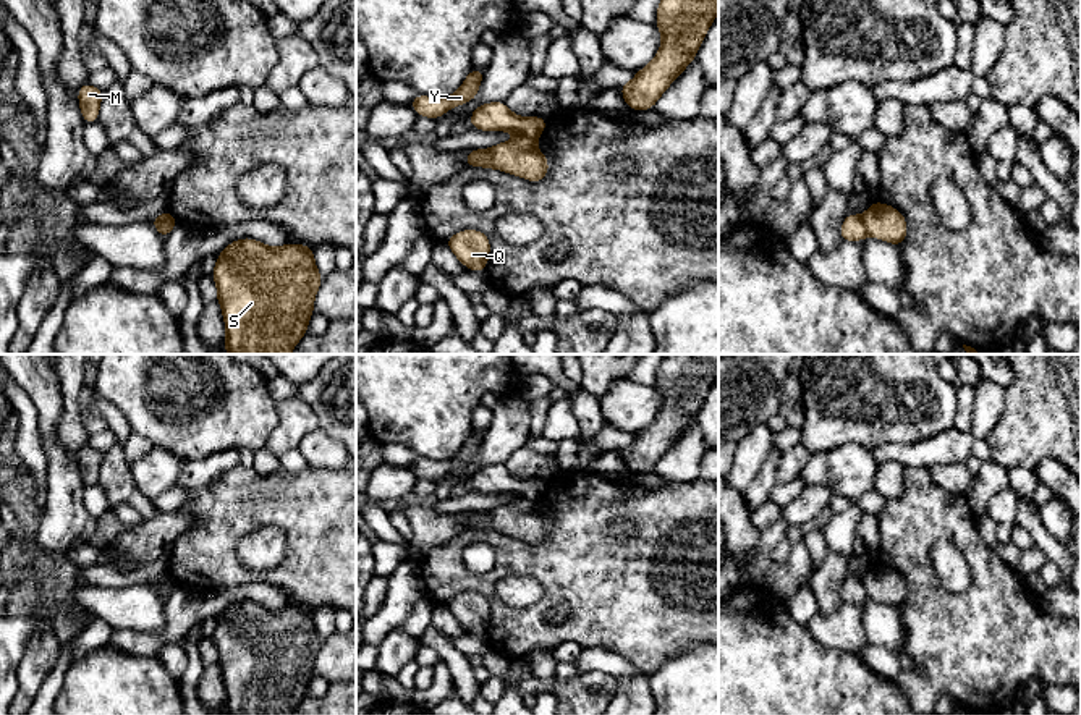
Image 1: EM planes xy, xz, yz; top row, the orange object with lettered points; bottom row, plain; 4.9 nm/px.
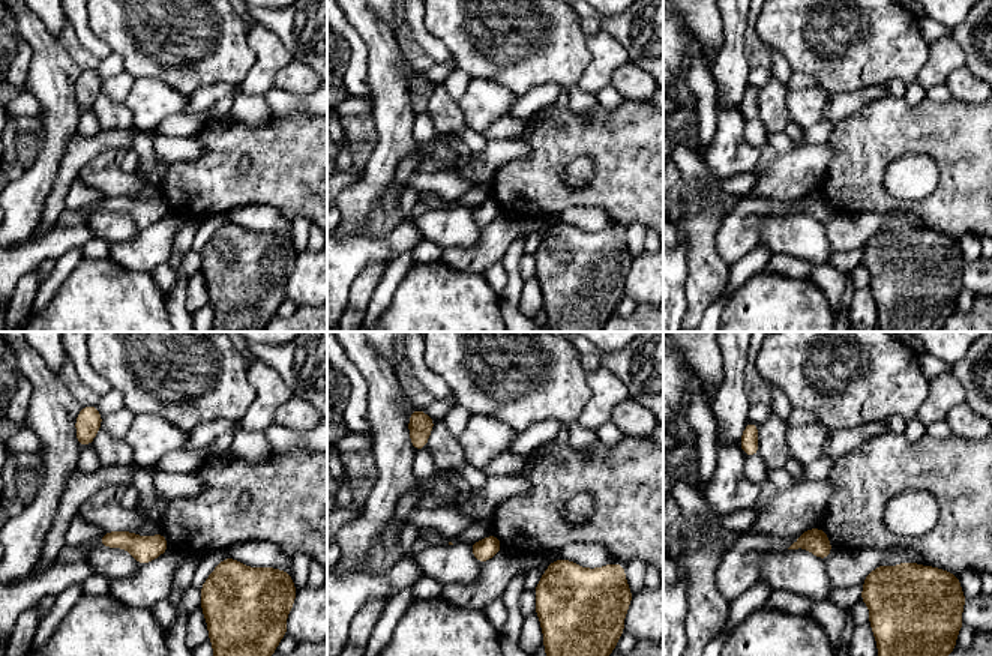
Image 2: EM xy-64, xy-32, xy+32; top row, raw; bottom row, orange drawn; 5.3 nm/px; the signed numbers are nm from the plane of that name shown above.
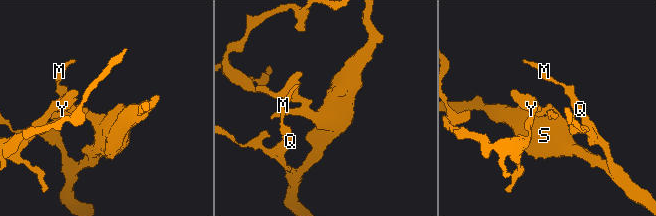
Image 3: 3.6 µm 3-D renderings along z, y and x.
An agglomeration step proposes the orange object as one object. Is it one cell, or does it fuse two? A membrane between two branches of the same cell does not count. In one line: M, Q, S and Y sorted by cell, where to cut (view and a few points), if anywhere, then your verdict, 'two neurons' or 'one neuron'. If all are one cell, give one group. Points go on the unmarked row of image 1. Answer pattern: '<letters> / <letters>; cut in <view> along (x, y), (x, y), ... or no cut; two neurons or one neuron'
M Q S / Y; cut in yz along (863, 578), (868, 596); two neurons

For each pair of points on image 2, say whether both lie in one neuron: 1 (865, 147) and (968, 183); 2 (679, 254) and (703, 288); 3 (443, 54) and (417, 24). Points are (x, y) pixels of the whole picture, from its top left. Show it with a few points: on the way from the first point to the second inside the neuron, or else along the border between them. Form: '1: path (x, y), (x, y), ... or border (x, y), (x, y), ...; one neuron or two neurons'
1: path (892, 141), (929, 141), (944, 156); one neuron
2: border (685, 239), (688, 303); two neurons
3: path (435, 48), (419, 32); one neuron

